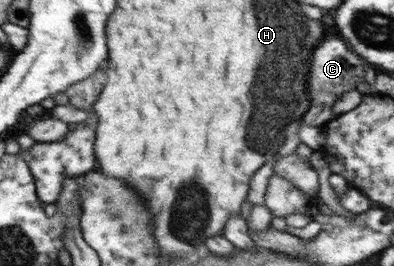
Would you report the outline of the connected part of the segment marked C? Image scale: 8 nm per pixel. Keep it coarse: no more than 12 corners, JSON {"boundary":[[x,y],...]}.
{"boundary":[[342,38],[313,51],[302,124],[324,127],[365,61]]}

